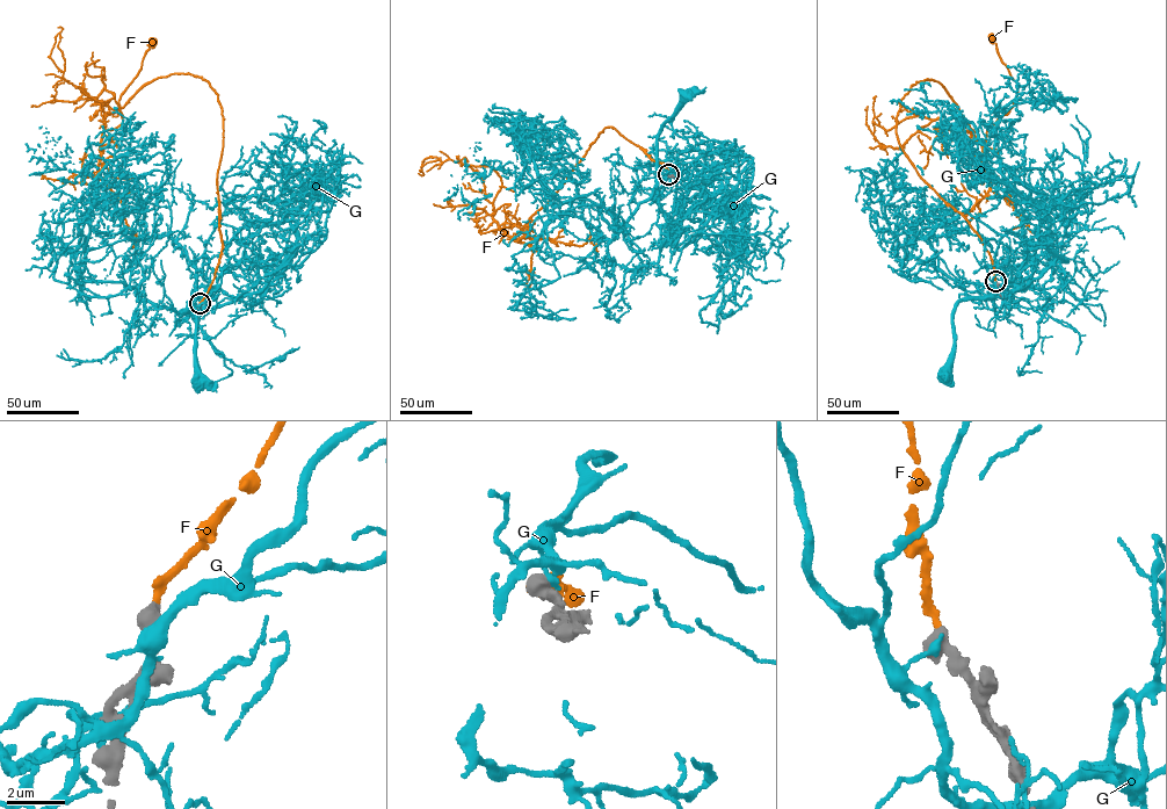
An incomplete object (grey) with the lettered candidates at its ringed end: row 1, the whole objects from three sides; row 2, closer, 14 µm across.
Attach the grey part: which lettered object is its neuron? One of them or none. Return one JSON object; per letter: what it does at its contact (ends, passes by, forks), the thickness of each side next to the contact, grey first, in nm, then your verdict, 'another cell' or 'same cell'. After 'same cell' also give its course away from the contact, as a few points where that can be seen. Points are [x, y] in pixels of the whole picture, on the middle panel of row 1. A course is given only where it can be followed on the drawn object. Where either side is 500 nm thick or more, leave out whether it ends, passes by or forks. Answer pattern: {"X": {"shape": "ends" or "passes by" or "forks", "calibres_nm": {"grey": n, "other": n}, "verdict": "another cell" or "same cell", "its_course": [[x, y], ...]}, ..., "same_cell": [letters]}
{"F": {"calibres_nm": {"grey": 600, "other": 240}, "verdict": "same cell", "its_course": [[668, 174], [662, 164], [615, 129], [606, 128], [560, 187], [513, 237], [531, 245], [530, 272]]}, "G": {"calibres_nm": {"grey": 700, "other": 280}, "verdict": "another cell"}, "same_cell": ["F"]}

